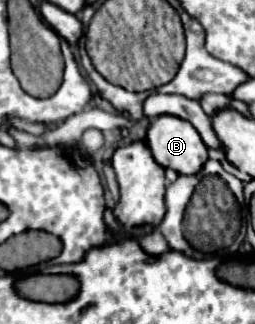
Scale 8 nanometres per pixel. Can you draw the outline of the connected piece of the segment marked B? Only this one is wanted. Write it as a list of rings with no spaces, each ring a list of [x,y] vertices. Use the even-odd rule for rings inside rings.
[[[159,115],[155,121],[151,121],[145,143],[149,145],[159,165],[169,167],[181,175],[195,175],[195,171],[199,171],[199,167],[203,167],[203,163],[207,161],[207,147],[197,129],[189,121],[173,115]]]

